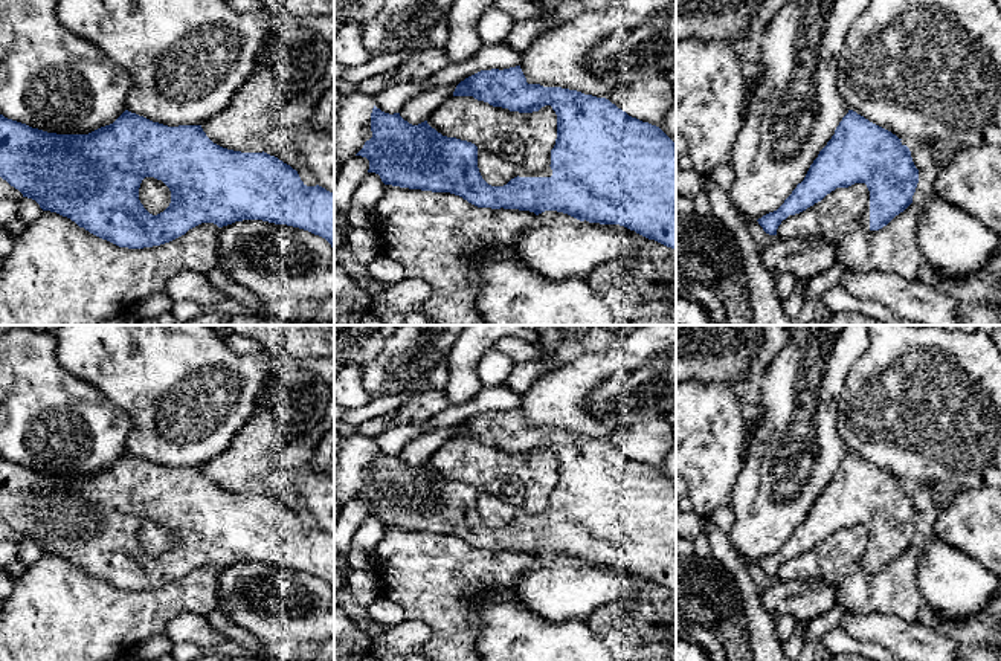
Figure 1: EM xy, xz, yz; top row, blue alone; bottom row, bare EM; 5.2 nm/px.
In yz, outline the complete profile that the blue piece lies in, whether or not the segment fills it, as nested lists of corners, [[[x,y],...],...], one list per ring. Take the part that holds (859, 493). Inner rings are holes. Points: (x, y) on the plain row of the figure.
[[[848,452],[804,522],[777,553],[758,560],[758,566],[766,576],[777,577],[778,568],[789,557],[806,553],[836,530],[865,525],[870,543],[859,565],[867,572],[882,571],[912,545],[919,525],[911,493],[900,482]]]

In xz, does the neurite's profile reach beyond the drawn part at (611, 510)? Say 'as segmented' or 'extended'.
extended

